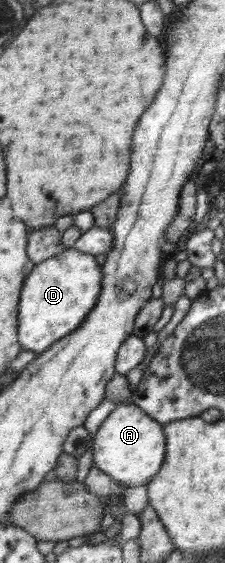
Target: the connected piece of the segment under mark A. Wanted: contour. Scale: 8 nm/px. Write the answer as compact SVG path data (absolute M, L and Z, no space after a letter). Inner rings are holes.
M121 403L99 426L93 449L93 461L103 473L127 486L141 487L158 474L166 461L165 427L134 403Z

